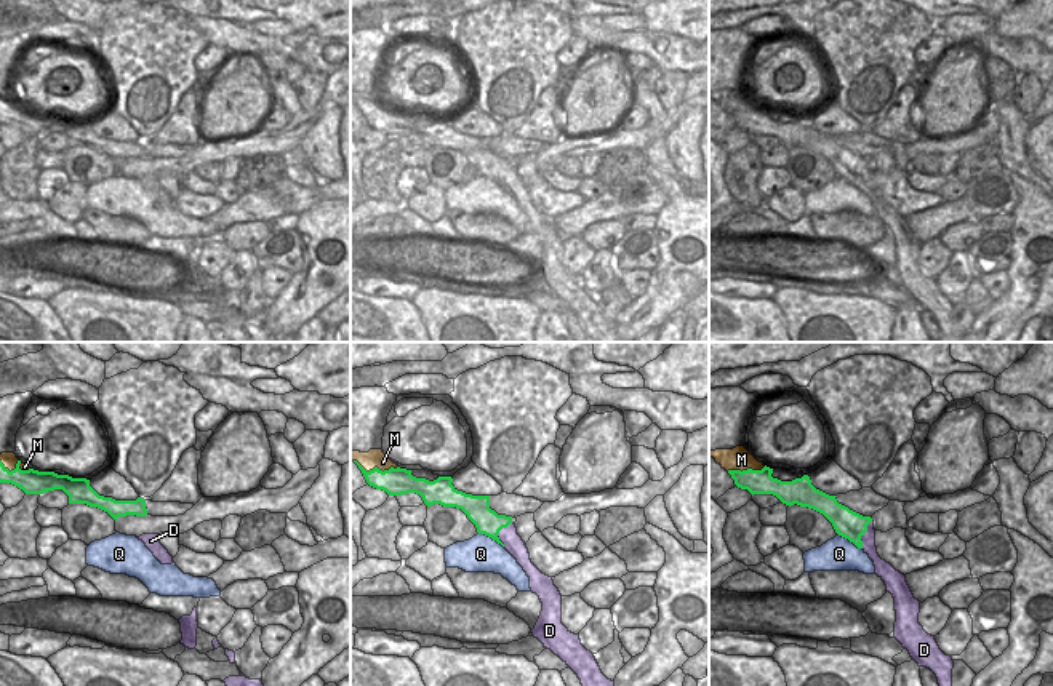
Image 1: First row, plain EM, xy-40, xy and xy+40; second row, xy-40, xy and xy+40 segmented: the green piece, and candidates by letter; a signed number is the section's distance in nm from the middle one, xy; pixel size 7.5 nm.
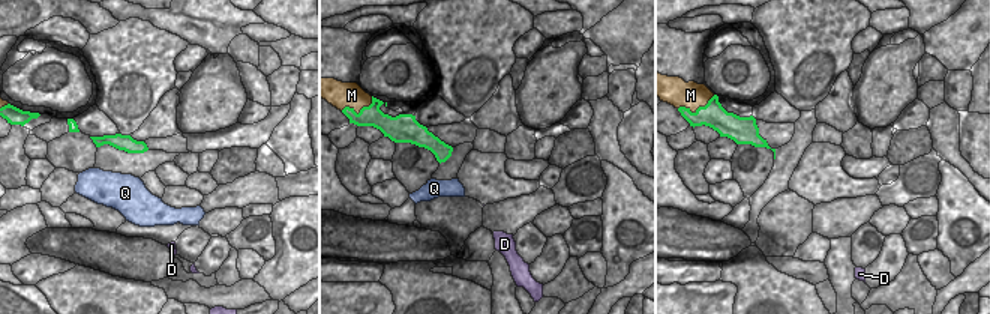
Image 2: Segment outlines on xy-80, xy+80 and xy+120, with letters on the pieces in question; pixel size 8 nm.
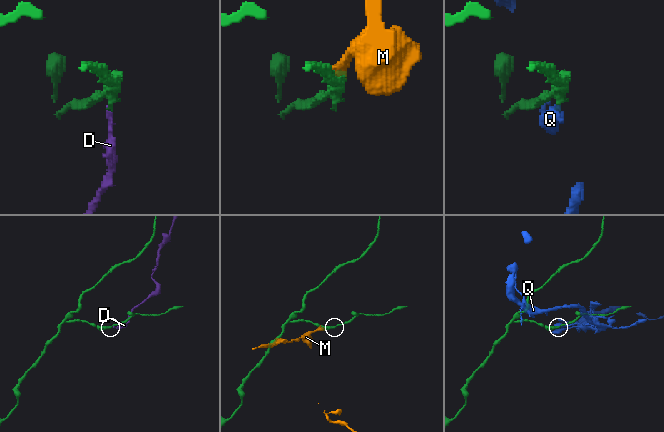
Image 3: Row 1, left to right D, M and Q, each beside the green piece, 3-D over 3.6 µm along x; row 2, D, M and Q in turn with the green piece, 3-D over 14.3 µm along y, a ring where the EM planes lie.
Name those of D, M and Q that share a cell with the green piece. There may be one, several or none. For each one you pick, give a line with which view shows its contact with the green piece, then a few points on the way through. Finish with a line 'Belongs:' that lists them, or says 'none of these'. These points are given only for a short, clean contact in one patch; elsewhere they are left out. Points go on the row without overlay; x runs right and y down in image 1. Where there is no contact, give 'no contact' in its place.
Belongs: none of these

